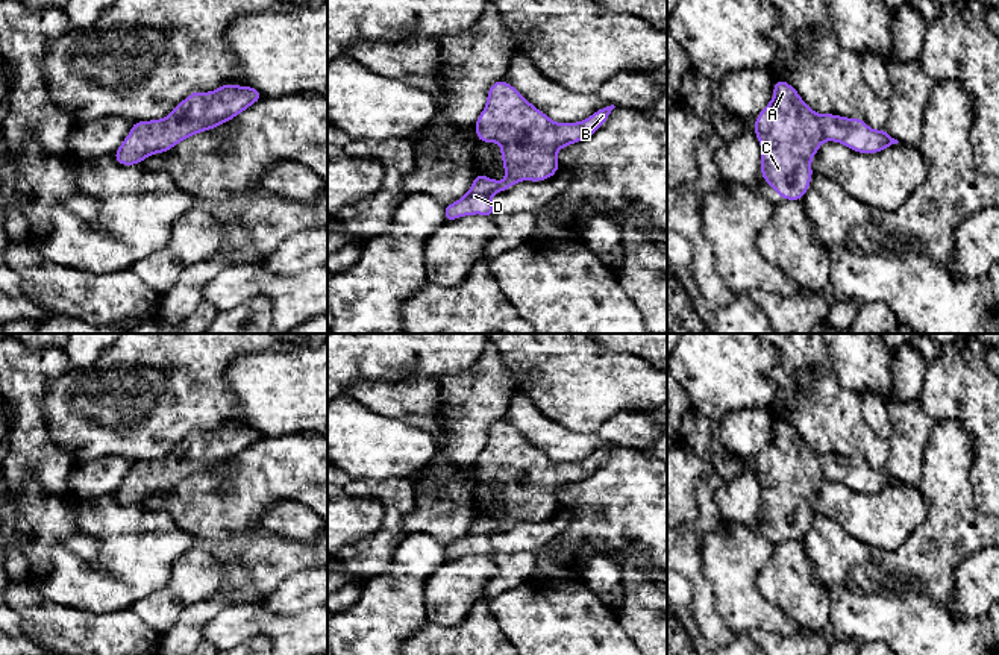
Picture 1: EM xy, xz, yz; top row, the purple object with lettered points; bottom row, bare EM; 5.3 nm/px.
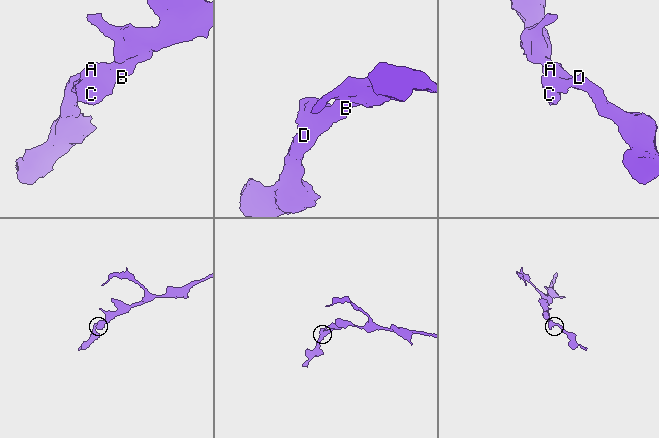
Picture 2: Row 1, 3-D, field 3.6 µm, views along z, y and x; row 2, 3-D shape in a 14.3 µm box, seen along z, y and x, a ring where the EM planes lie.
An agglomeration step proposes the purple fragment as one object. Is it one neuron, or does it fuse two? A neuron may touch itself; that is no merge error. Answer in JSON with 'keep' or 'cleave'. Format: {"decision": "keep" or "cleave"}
{"decision": "keep"}

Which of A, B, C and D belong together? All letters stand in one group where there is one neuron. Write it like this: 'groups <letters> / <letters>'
groups A B C D

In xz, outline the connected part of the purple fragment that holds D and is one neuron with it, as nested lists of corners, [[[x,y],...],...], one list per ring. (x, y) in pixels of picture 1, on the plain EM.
[[[503,418],[494,422],[474,469],[479,481],[502,485],[506,519],[499,522],[476,512],[471,528],[459,540],[444,546],[444,561],[474,553],[494,556],[493,534],[503,532],[520,520],[540,522],[556,514],[558,490],[590,478],[614,447],[600,447],[578,462],[556,462],[511,423]]]

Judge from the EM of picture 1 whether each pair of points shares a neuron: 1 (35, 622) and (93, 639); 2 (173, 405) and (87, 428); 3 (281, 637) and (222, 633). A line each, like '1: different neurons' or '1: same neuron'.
1: same neuron
2: same neuron
3: same neuron

